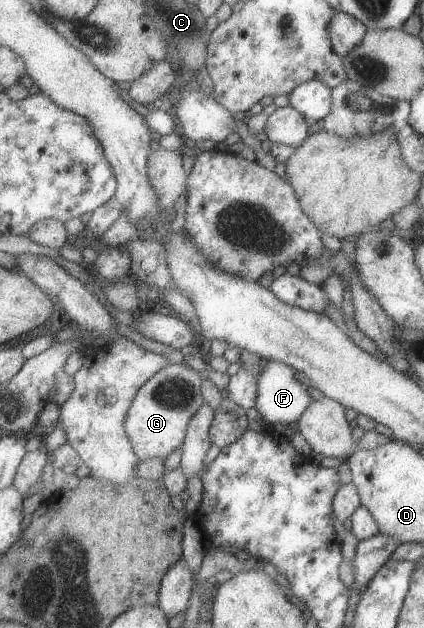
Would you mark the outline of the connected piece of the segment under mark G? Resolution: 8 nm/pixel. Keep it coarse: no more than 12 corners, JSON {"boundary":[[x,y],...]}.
{"boundary":[[174,361],[142,388],[126,430],[142,460],[183,448],[204,374]]}

